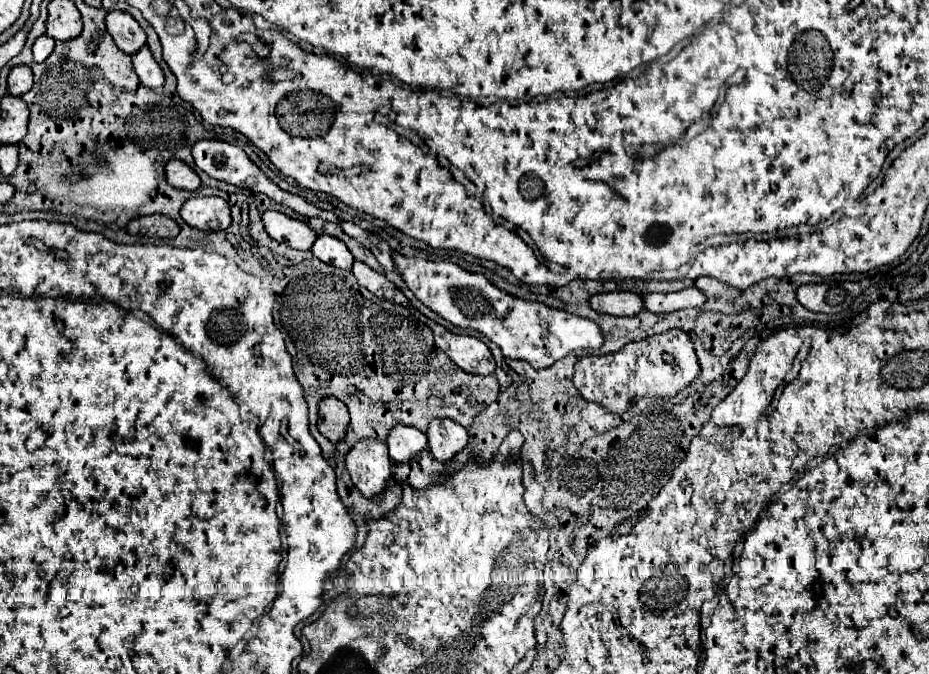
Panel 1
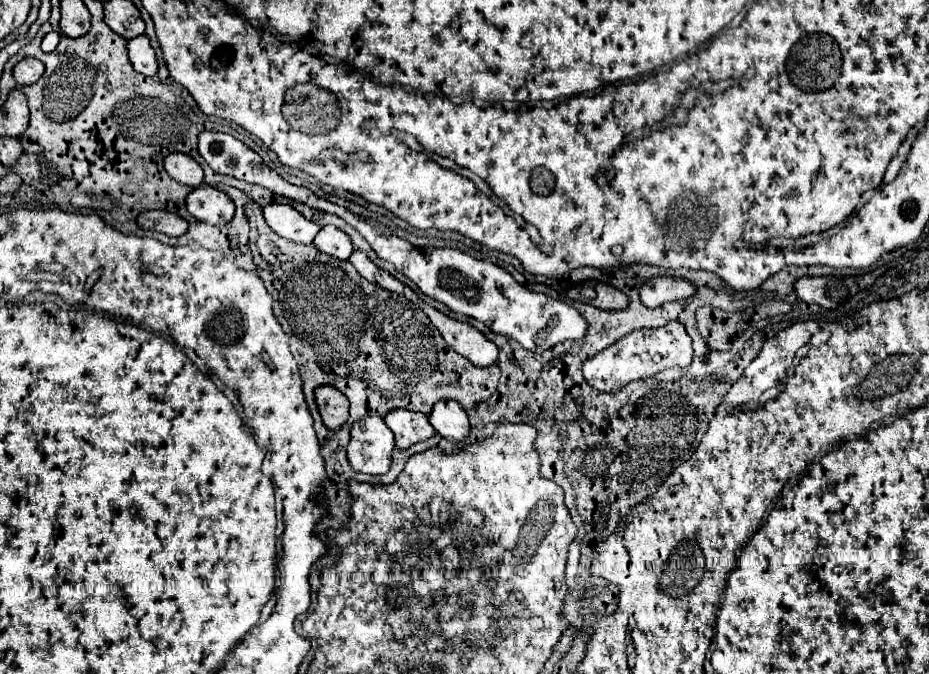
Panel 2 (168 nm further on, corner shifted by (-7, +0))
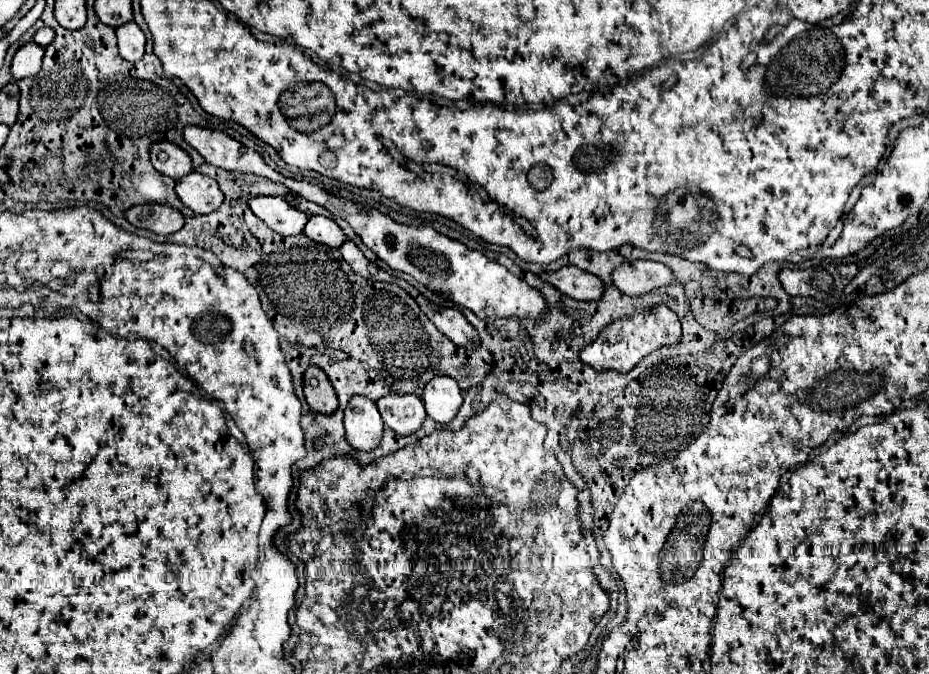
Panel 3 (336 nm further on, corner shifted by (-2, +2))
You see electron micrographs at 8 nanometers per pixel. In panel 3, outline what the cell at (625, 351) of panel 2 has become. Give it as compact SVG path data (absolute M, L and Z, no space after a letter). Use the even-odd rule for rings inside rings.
M653 307L649 313L633 315L627 319L619 319L603 329L599 337L581 351L581 361L595 371L617 371L629 373L643 357L661 349L661 347L675 347L681 341L681 323L677 315L669 307Z

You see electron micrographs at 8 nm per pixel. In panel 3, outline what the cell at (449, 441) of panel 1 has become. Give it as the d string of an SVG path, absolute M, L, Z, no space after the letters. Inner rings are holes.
M435 377L427 383L423 391L423 403L429 419L433 419L439 425L447 425L457 415L463 403L463 393L455 379Z

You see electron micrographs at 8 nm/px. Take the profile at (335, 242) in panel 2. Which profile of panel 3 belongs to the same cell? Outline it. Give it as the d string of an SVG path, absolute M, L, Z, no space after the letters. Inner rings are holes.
M315 215L309 219L309 223L305 225L305 231L303 231L309 239L313 239L315 243L323 243L327 247L335 247L339 249L347 237L345 233L341 231L341 227L329 219L329 217L323 217L323 215Z

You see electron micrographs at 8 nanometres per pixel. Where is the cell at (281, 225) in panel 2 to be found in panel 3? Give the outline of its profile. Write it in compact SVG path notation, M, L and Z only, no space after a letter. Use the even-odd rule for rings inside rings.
M253 197L249 201L251 211L279 235L299 235L307 225L307 215L291 207L281 197Z

